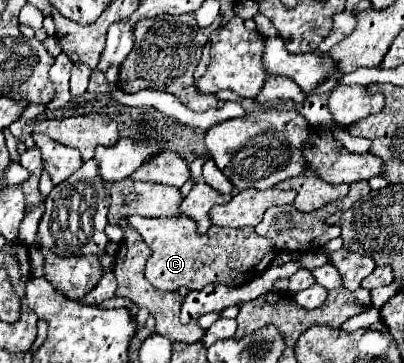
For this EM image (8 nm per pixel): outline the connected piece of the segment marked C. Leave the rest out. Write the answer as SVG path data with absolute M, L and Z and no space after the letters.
M134 215L126 221L154 249L152 261L146 265L146 279L162 291L176 291L182 285L200 291L210 283L240 287L260 277L272 265L278 253L272 241L260 237L254 227L210 227L206 233L198 233L196 223L184 215L166 219L148 219Z

